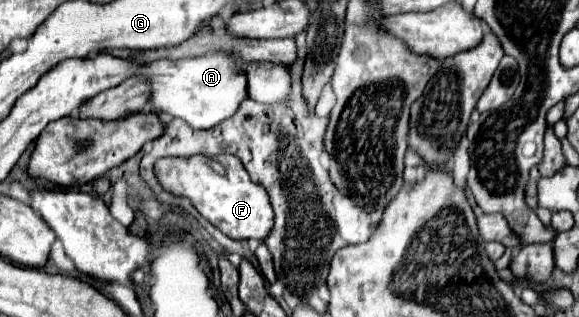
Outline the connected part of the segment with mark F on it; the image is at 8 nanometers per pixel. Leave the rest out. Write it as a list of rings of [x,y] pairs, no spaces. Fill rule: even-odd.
[[[223,154],[215,158],[205,158],[205,156],[161,158],[157,160],[155,170],[165,190],[177,196],[187,196],[193,202],[193,206],[229,238],[233,240],[255,238],[263,242],[271,232],[275,216],[269,202],[269,194],[261,184],[249,178],[247,170],[243,168],[237,156]],[[215,162],[219,162],[225,172],[217,172]]]

